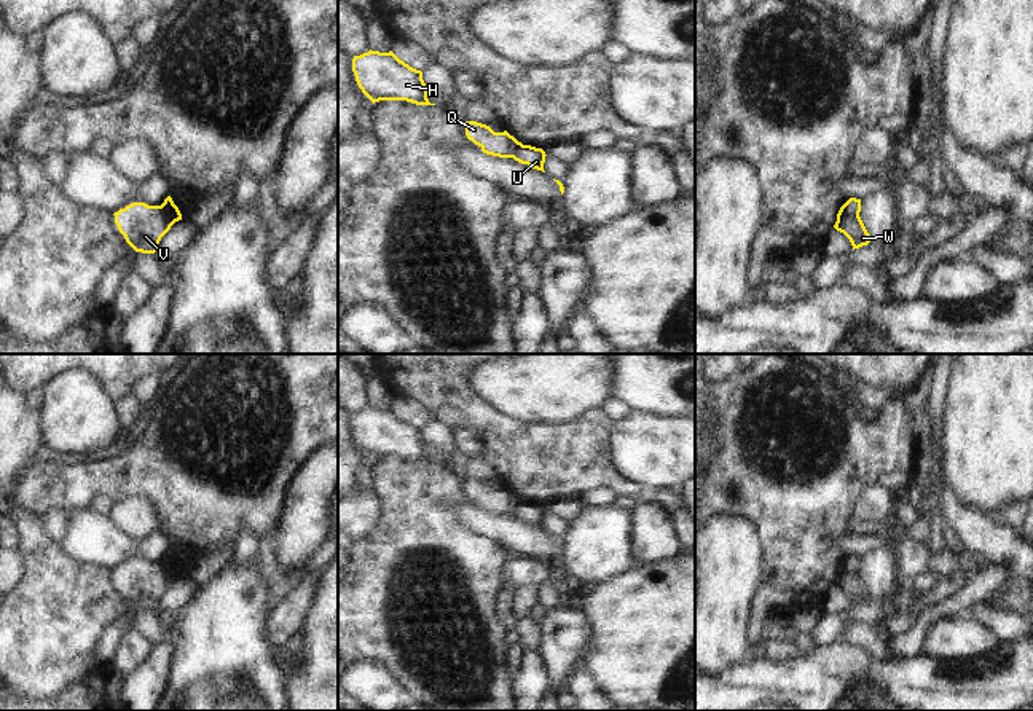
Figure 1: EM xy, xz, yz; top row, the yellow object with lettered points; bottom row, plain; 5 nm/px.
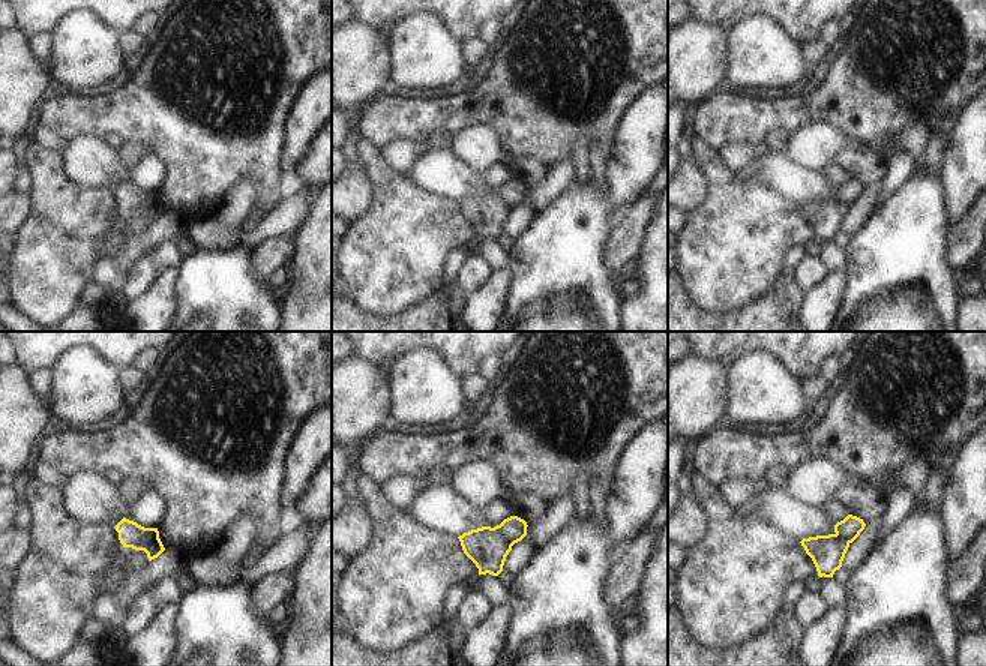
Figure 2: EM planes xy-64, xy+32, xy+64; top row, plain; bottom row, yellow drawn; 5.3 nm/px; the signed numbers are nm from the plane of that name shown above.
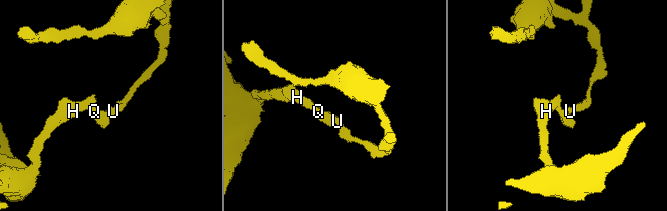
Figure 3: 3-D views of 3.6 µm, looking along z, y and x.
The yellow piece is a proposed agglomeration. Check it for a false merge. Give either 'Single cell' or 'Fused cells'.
Fused cells

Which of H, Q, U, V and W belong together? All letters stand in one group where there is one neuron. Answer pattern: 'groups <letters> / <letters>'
groups H Q V W / U

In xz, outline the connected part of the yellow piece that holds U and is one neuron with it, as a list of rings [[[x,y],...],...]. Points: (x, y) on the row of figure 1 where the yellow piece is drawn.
[[[521,145],[515,153],[513,153],[513,159],[521,163],[521,164],[528,164],[532,169],[537,171],[544,171],[544,163],[545,163],[545,151],[542,148],[536,148],[531,145]]]

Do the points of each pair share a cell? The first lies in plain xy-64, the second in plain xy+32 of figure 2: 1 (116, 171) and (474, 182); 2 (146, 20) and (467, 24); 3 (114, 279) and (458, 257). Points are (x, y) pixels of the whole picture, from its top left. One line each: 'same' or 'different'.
1: same
2: different
3: same

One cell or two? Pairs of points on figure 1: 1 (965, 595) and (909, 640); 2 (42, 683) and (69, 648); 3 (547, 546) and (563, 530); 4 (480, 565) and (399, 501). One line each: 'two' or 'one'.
1: one
2: one
3: two
4: one

